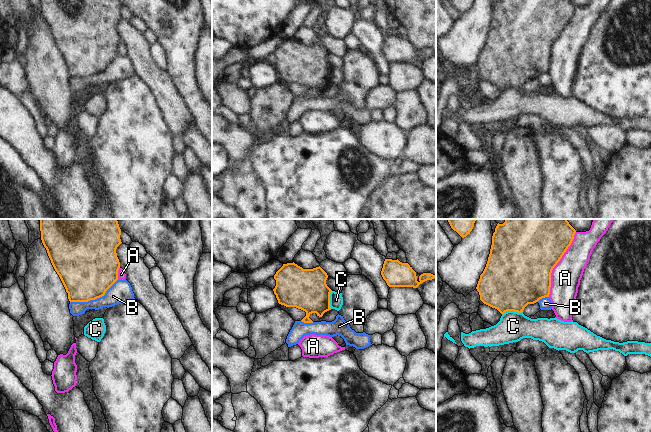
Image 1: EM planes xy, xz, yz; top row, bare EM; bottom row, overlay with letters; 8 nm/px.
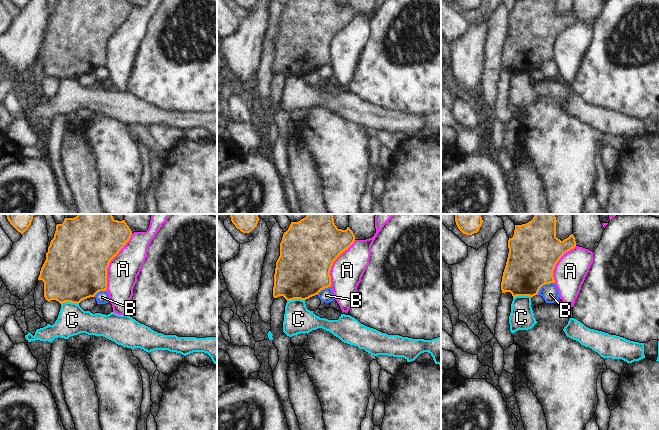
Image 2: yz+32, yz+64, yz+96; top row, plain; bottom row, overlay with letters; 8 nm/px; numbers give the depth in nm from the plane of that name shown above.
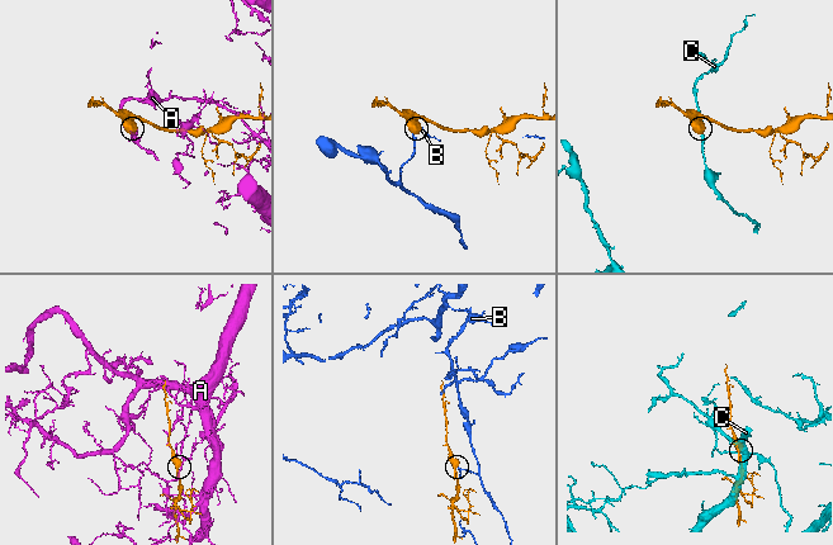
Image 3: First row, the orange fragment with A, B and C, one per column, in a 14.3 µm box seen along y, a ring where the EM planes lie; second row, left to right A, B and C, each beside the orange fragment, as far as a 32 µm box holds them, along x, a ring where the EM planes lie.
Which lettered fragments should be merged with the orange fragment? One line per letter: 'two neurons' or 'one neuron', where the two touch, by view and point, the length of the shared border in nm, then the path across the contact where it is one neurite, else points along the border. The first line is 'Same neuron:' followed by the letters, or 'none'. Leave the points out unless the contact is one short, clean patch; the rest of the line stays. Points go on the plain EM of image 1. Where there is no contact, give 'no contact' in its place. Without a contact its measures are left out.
Same neuron: none
A: two neurons | yz (556, 40) | 550 nm
B: two neurons | xy (94, 75) | 420 nm
C: two neurons | yz (512, 86) | 170 nm | along yz (522, 87), (507, 87), (502, 91)

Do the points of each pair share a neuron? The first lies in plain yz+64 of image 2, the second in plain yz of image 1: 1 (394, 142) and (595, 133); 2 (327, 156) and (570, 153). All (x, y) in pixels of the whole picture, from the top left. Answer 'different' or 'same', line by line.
1: same
2: same

